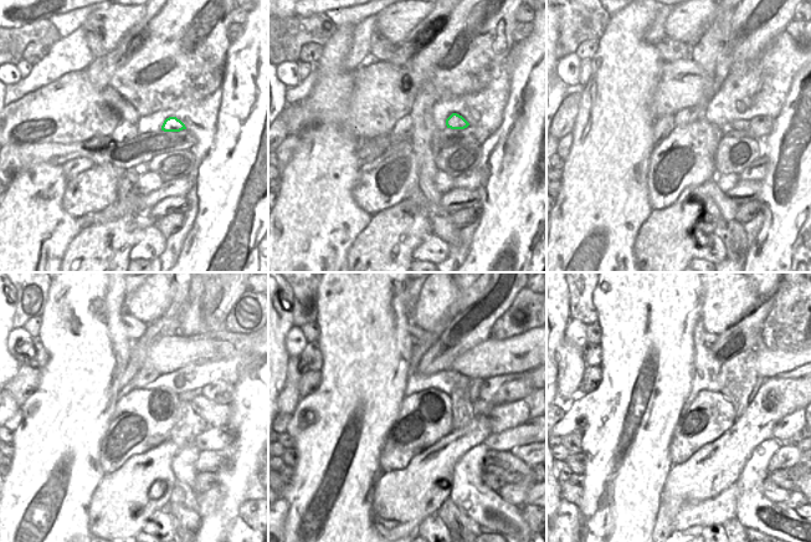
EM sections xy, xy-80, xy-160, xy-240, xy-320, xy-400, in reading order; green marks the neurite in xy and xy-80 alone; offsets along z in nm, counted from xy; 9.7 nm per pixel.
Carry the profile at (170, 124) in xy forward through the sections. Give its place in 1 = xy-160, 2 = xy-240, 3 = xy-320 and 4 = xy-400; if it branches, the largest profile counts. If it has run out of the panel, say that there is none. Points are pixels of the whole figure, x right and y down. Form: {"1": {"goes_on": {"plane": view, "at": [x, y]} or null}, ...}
{"1": {"goes_on": {"plane": "xy-160", "at": [740, 124]}}, "2": {"goes_on": {"plane": "xy-240", "at": [215, 415]}}, "3": {"goes_on": {"plane": "xy-320", "at": [507, 415]}}, "4": {"goes_on": {"plane": "xy-400", "at": [795, 422]}}}

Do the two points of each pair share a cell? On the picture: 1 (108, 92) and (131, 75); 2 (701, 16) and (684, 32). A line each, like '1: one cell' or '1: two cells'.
1: two cells
2: one cell

